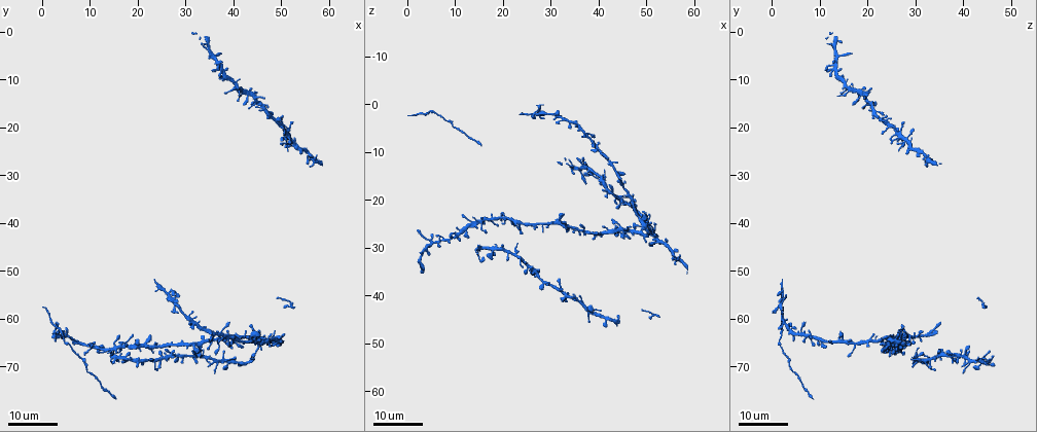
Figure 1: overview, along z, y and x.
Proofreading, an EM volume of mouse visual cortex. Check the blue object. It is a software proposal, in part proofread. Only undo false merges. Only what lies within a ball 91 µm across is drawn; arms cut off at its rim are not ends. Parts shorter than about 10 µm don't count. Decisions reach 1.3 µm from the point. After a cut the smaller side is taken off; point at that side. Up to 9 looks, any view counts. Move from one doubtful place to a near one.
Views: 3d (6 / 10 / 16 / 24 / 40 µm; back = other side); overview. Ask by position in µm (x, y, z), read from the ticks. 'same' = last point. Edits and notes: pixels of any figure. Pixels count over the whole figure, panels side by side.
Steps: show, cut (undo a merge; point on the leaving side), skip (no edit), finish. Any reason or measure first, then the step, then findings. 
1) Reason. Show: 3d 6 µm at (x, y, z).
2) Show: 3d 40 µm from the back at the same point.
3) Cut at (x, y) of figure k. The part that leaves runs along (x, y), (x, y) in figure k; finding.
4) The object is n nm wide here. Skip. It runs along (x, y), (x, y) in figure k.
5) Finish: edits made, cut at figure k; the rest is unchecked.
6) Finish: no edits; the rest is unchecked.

Three-way junction. Show: 3d 24 µm at (32.5, 68.0, 39.5).

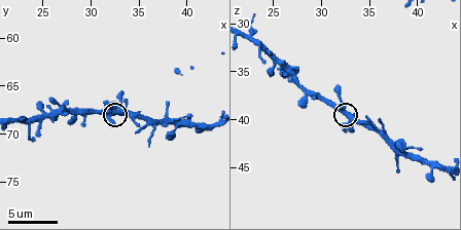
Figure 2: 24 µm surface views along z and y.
Show: 3d 6 µm at (32.8, 67.6, 39.6).

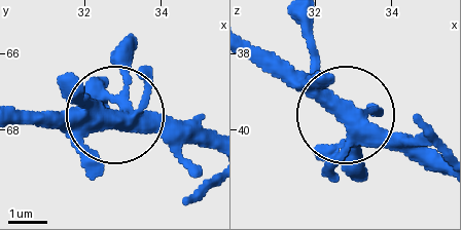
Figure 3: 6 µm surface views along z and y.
The object is 380 nm wide here. Skip. It runs along (343, 119), (368, 116), (424, 158) in figure 3; one neuron here.

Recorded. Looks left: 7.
Two arms in line, one across. Show: 3d 16 µm at (17.0, 68.0, 30.0).

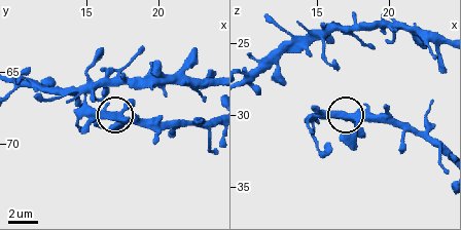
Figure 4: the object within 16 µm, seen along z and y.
Show: 3d 6 µm at (16.6, 68.0, 30.0).

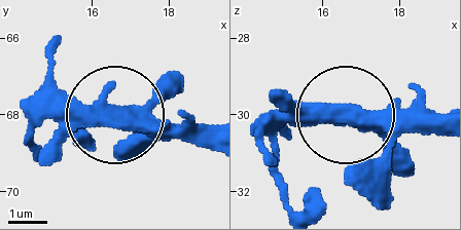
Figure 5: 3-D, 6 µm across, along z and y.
The object is 370 nm wide here. Skip. All the same neuron.

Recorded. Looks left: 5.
Four or more arms meet. Show: 3d 16 µm at (15.0, 66.0, 24.0).

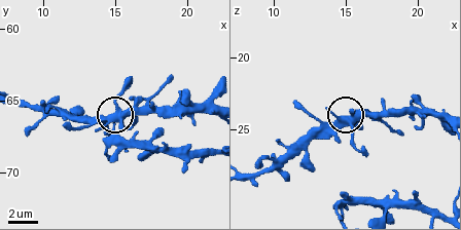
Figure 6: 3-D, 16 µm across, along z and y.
Show: 3d 6 µm at (14.6, 66.2, 24.2).

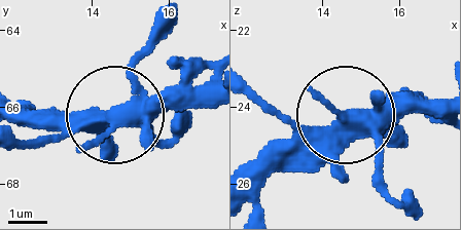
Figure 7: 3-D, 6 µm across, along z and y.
The object is 390 nm wide here. Skip. Continuous, no second neuron.

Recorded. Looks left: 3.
Calibre changes. Show: 3d 16 µm at (48.5, 18.5, 22.5).

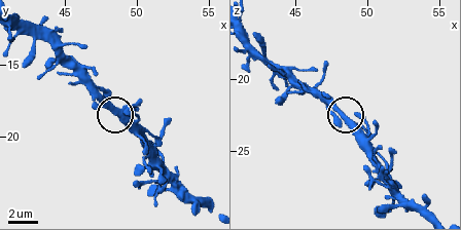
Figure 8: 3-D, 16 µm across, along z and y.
Closer look. Show: 3d 10 µm at (48.6, 18.2, 23.0).

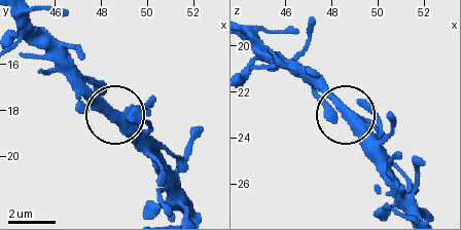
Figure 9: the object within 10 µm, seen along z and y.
The object is 440 nm wide here. Skip. One neuron here.

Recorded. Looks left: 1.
Finish: no edits; the rest is unchecked.

